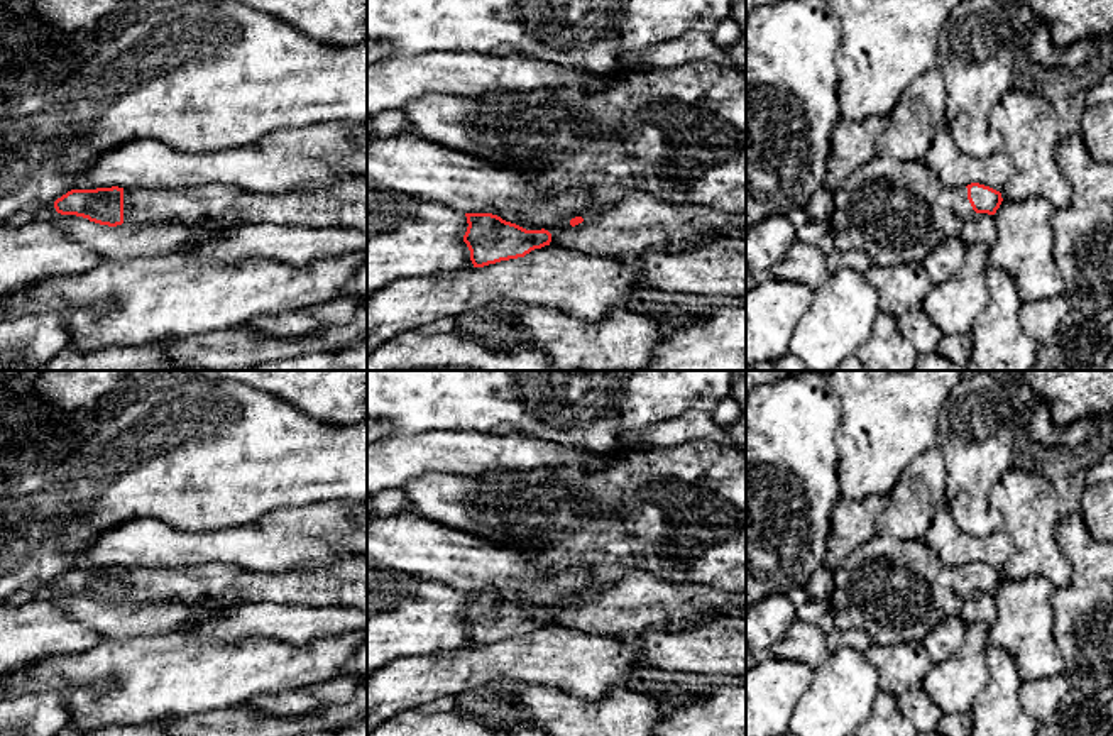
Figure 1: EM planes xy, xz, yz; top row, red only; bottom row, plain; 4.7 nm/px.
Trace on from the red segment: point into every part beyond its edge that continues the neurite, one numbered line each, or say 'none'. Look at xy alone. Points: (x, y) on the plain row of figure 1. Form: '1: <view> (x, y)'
1: xy (344, 582)

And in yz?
1: yz (897, 591)

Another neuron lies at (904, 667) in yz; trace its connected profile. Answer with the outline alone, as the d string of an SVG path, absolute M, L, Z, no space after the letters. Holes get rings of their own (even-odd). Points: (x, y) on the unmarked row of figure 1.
M918 641L891 646L871 645L864 656L878 670L880 690L895 697L920 689L927 672L935 665Z

